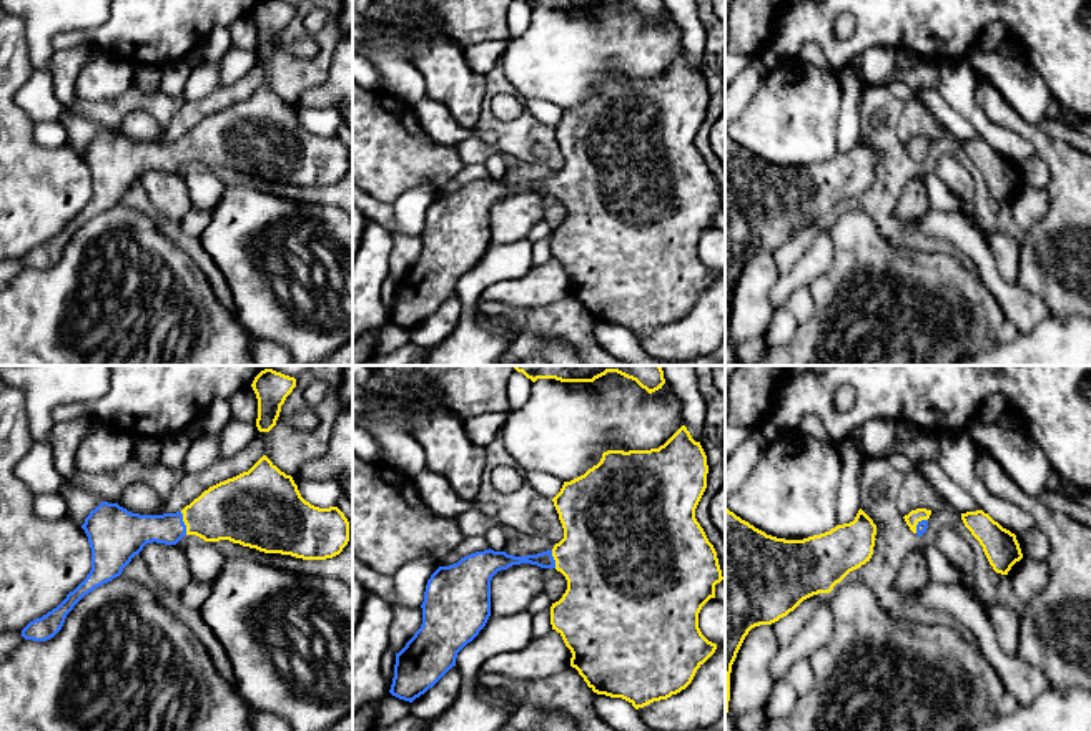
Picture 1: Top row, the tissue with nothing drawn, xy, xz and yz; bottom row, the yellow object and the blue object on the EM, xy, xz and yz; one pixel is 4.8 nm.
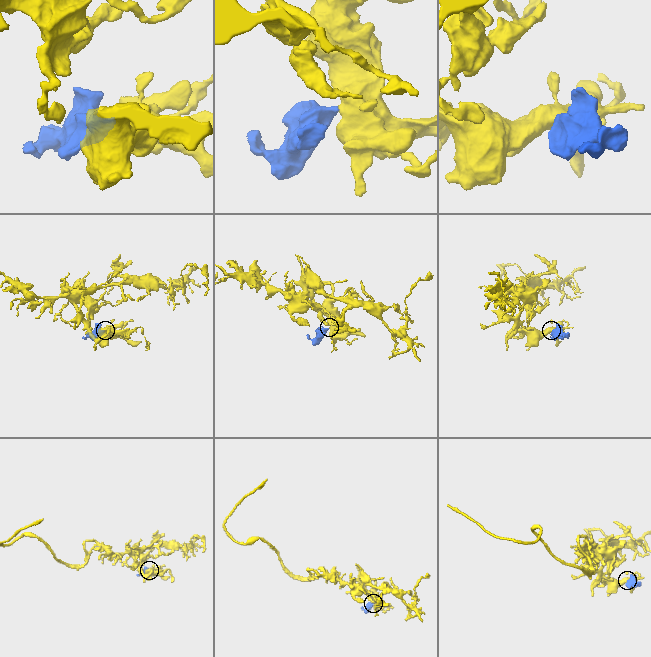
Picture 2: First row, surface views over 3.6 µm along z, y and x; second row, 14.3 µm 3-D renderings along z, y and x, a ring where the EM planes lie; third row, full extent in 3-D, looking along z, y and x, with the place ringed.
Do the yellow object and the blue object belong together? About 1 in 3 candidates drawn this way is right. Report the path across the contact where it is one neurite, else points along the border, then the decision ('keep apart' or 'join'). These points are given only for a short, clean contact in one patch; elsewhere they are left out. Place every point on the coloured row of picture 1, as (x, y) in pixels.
way xy (235, 510), (193, 519), (185, 524), (170, 529), (135, 530); join

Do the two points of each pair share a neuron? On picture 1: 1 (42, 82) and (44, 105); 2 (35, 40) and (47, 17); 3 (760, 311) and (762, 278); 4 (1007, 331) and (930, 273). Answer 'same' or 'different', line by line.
1: same
2: same
3: same
4: different

